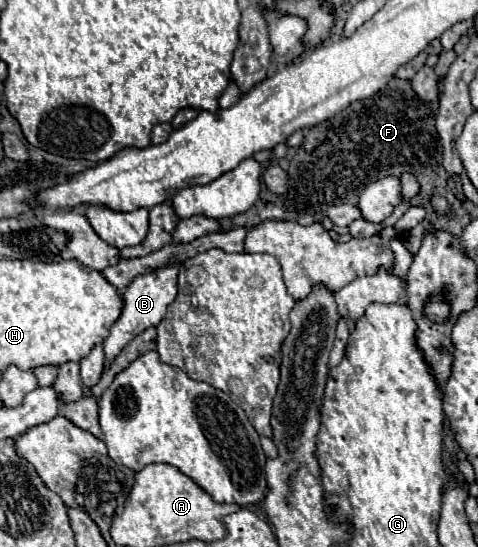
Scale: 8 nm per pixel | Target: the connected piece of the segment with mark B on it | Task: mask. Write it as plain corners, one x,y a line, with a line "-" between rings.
166,266
166,268
158,268
152,270
148,274
142,274
138,278
134,278
134,282
126,288
126,292
122,294
124,306
122,306
122,314
120,318
114,322
110,336
104,340
104,354
106,354
106,362
104,366
110,368
110,364
116,360
116,356
122,352
122,348
138,334
142,334
146,328
156,326
164,316
166,316
166,308
170,302
174,302
176,298
176,278
178,278
178,266

